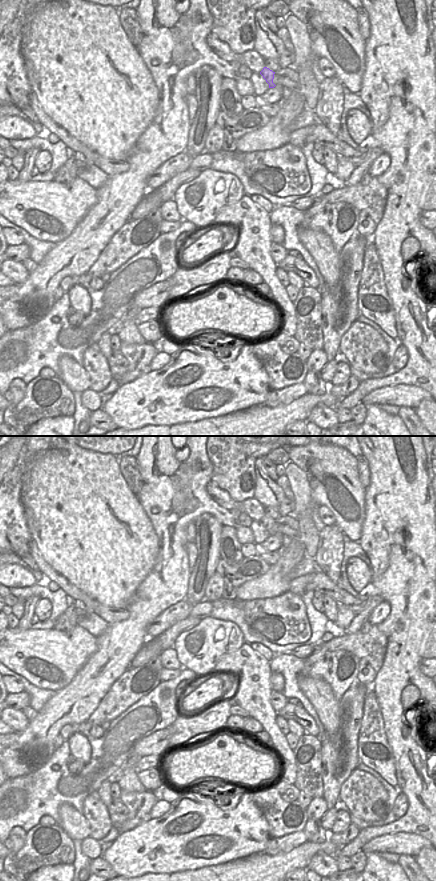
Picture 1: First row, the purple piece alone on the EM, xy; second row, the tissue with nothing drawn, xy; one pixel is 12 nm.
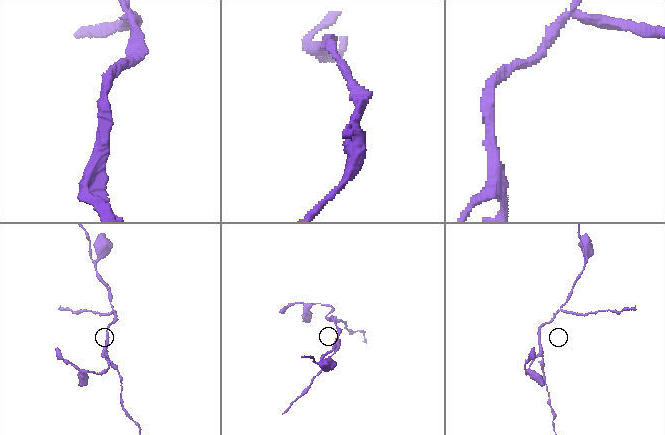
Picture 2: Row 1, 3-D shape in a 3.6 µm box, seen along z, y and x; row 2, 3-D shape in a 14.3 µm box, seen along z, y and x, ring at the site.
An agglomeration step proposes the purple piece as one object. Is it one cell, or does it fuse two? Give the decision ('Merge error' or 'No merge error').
Merge error

